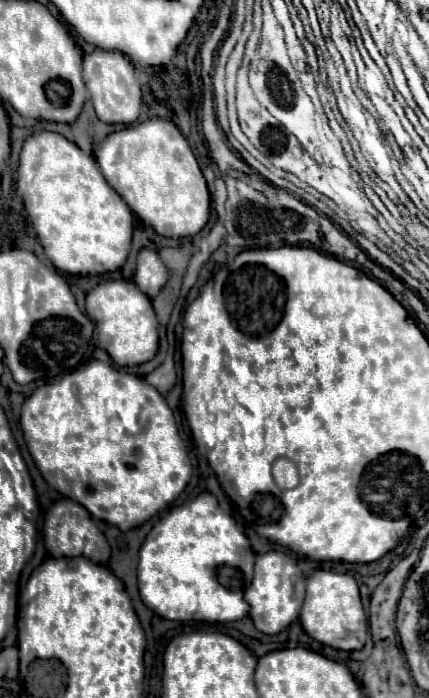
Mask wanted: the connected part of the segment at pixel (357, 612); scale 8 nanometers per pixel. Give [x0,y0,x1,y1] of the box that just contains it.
[301,569,367,650]

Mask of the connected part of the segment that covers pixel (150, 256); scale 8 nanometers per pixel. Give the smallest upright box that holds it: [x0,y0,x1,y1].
[133,248,167,298]

